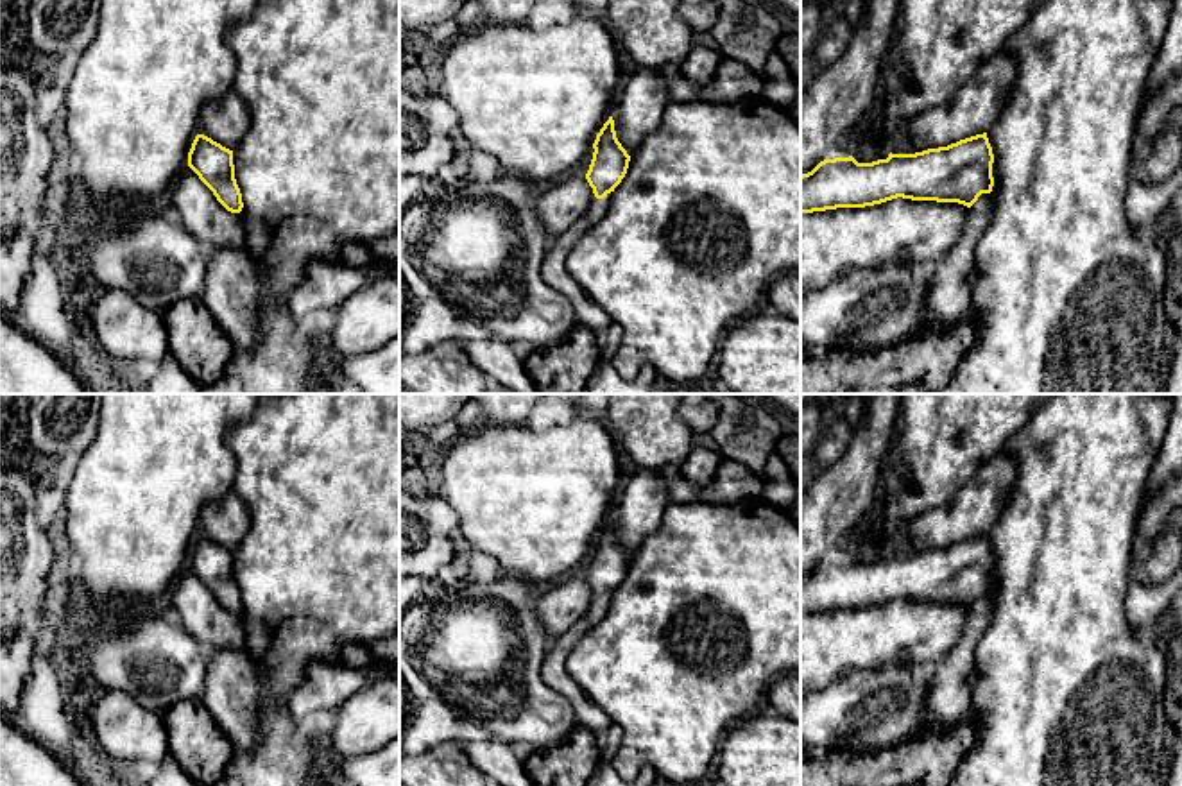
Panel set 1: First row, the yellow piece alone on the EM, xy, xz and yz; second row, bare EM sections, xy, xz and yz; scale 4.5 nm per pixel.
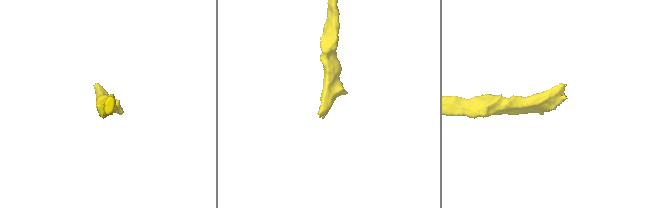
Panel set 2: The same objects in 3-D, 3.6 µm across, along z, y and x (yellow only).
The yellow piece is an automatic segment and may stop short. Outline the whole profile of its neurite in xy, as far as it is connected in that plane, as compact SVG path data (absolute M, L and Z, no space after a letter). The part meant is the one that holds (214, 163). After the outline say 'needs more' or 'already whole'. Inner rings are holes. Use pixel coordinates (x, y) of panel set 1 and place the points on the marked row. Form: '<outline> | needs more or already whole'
M197 134L188 152L188 167L227 211L242 211L244 202L235 179L233 150L204 134Z | already whole

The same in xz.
M612 116L596 134L593 149L593 159L586 174L593 188L593 199L586 211L586 229L593 227L607 213L612 192L625 177L630 161L630 156L616 138Z | needs more

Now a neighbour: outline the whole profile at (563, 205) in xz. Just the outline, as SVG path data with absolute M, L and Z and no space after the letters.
M577 175L552 186L535 199L534 209L543 222L548 238L555 238L586 217L593 199L593 188L586 175Z

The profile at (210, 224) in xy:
M188 165L176 177L168 195L179 213L179 224L206 251L226 245L245 251L242 215L227 211Z

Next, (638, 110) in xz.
M638 66L623 79L611 116L616 138L630 158L659 129L668 102L668 84L659 68Z

